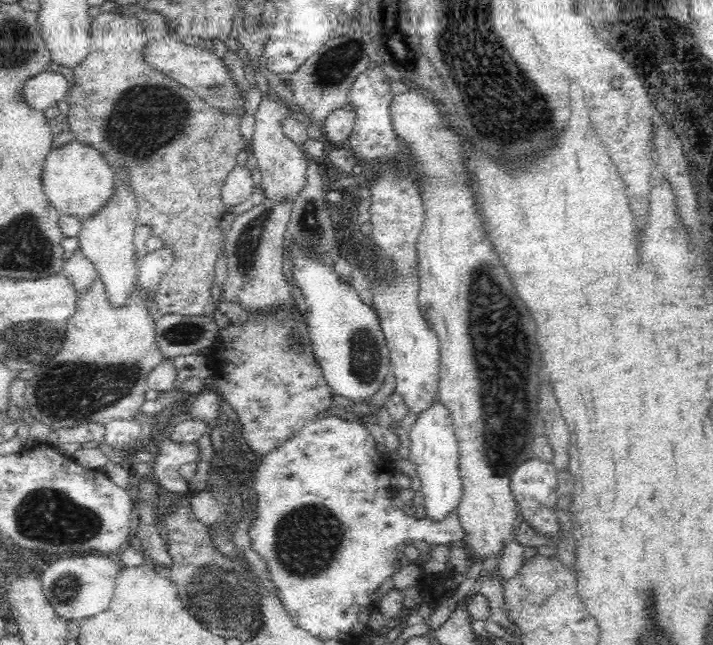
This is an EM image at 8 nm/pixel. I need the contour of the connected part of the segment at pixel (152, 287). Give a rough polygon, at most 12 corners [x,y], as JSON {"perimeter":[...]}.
{"perimeter":[[164,244],[138,260],[138,278],[150,295],[154,320],[162,314],[153,304],[161,276],[174,262],[174,247]]}

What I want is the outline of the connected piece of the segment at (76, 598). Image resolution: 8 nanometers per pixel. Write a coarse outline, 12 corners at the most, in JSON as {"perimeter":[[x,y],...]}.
{"perimeter":[[90,553],[41,575],[58,616],[81,622],[106,610],[119,568]]}

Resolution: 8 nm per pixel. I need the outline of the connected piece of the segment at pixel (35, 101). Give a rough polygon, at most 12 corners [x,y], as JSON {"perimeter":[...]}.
{"perimeter":[[46,70],[26,80],[23,96],[46,111],[65,101],[71,84]]}

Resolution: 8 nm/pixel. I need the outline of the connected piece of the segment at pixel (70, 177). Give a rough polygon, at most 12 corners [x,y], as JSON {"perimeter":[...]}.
{"perimeter":[[52,147],[41,185],[60,214],[91,215],[112,192],[103,153]]}

